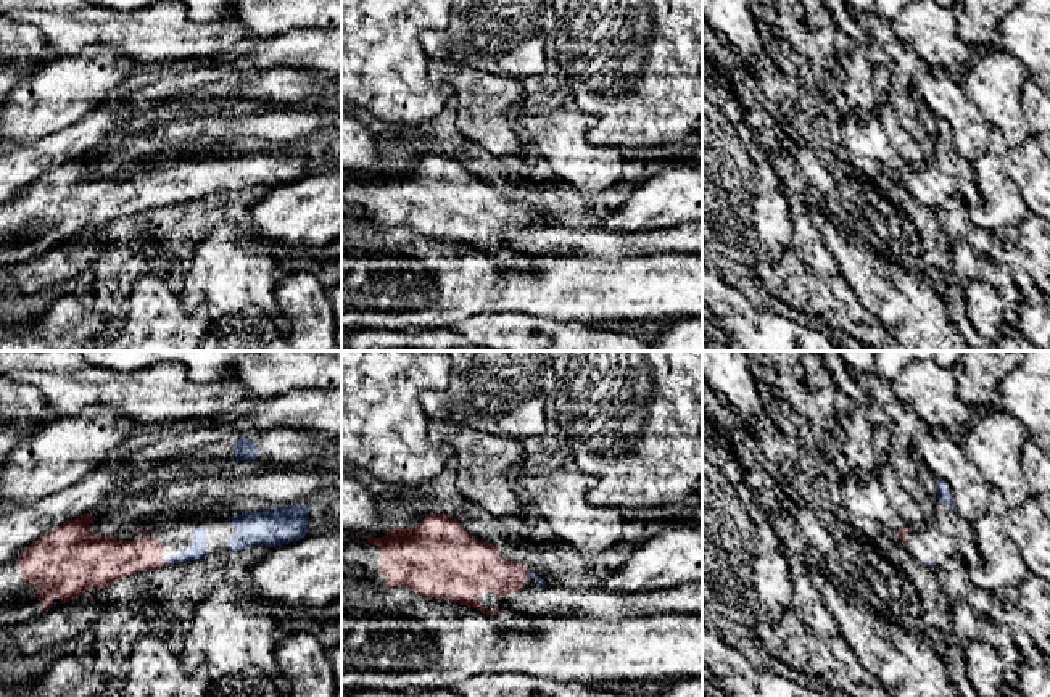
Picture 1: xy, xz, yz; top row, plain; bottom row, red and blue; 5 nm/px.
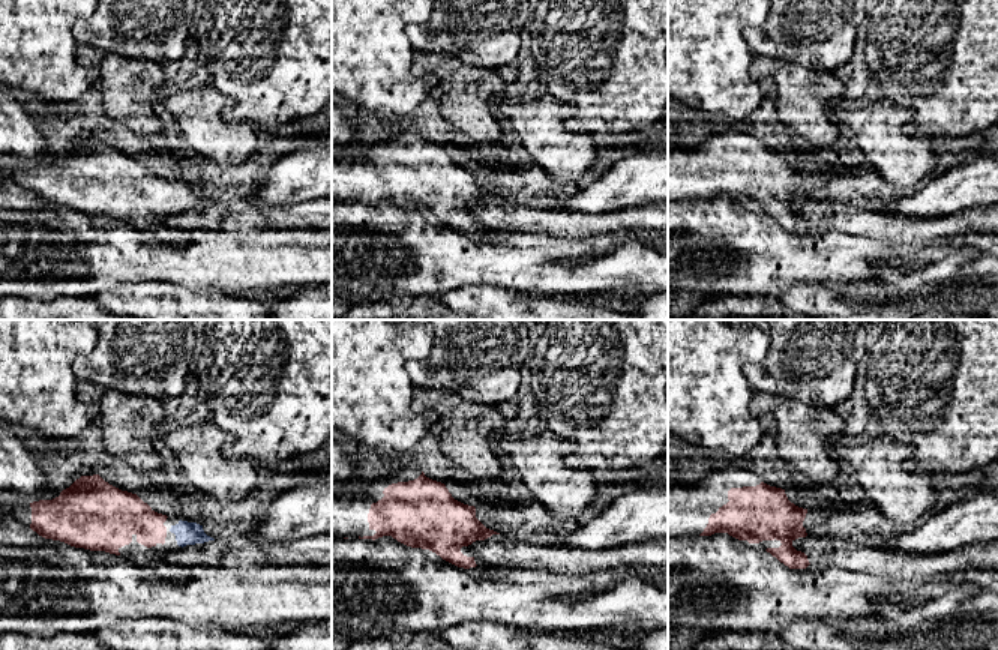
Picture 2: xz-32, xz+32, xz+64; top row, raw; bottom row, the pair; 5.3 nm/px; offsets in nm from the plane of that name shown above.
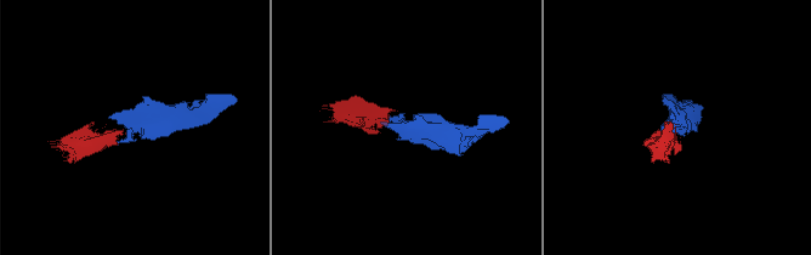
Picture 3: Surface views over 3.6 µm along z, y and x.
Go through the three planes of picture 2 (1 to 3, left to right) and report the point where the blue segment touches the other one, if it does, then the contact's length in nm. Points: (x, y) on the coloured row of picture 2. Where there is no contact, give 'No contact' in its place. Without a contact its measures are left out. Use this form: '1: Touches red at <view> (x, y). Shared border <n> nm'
1: No contact
2: No contact
3: No contact

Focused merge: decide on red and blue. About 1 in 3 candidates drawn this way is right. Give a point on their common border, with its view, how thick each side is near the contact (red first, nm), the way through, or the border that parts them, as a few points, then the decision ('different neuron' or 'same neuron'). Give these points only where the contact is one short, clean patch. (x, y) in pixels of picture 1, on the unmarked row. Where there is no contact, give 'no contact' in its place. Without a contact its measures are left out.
xz (527, 213) | 260/40 nm | across xz (479, 206), (495, 213), (527, 213), (530, 214) | same neuron

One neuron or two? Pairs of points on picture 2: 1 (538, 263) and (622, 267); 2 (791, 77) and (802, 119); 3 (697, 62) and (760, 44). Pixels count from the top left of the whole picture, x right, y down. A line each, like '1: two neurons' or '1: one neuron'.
1: one neuron
2: one neuron
3: two neurons

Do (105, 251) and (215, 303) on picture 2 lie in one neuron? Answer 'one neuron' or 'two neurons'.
two neurons

